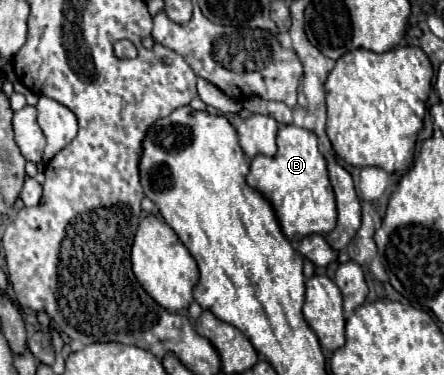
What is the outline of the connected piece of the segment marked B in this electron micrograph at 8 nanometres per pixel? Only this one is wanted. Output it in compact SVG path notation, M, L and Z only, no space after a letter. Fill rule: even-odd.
M283 124L277 132L277 154L257 154L251 160L247 184L257 188L275 208L283 234L297 248L309 234L327 234L337 224L333 188L327 176L327 162L317 148L317 136L295 124Z

